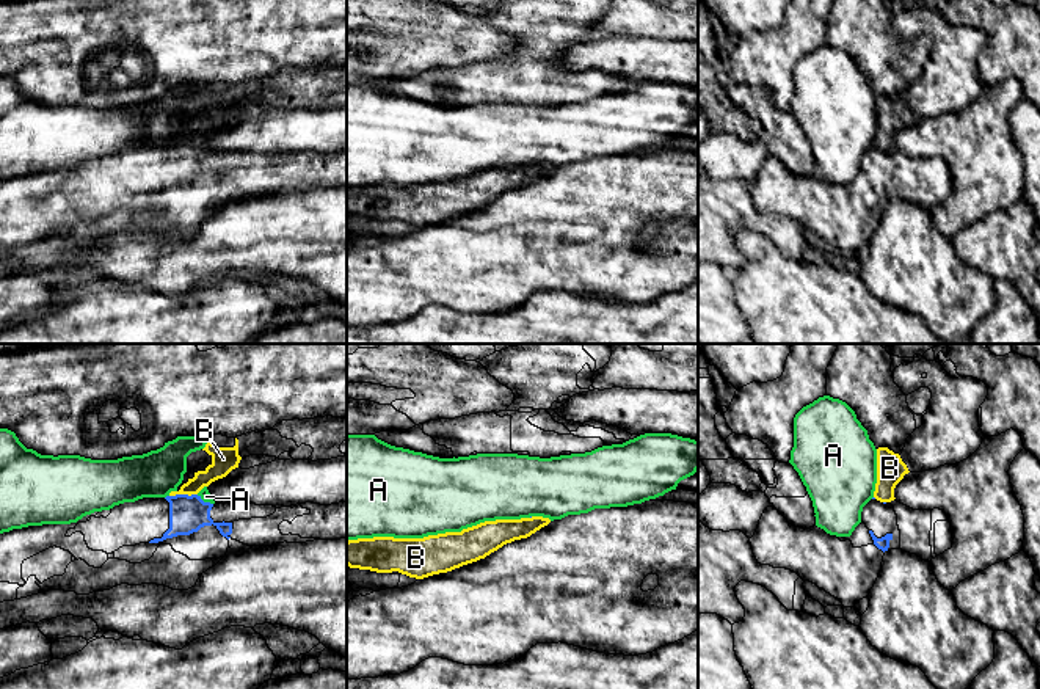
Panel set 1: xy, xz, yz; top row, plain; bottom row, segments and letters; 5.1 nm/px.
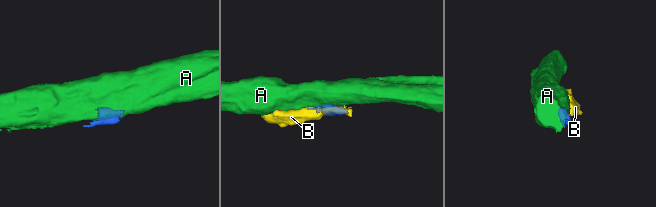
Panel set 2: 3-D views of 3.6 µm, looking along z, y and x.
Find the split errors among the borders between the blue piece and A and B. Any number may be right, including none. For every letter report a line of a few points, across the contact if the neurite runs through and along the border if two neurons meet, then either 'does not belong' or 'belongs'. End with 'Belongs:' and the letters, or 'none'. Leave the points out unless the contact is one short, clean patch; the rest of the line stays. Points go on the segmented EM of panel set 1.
A: line xy (196, 495), (212, 504); does not belong
B: line xy (196, 493), (170, 496); does not belong
Belongs: none

